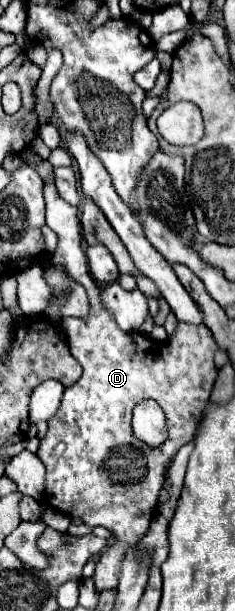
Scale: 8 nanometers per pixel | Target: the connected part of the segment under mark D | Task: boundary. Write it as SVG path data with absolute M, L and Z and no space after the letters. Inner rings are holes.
M48 180L44 184L44 198L46 224L58 234L58 248L52 262L62 264L86 288L90 298L88 318L62 320L68 332L70 354L82 364L84 374L74 386L64 390L62 404L48 420L48 432L40 440L38 458L46 466L46 502L72 518L80 518L88 526L104 526L112 532L114 542L102 552L96 564L94 584L98 592L116 590L122 554L148 534L168 462L180 446L192 440L198 418L210 402L210 392L218 376L214 364L216 342L204 324L178 322L174 336L164 342L120 330L98 298L98 284L80 248L78 208L64 202L54 182ZM144 398L154 398L168 420L168 438L156 450L148 450L132 434L132 408Z

